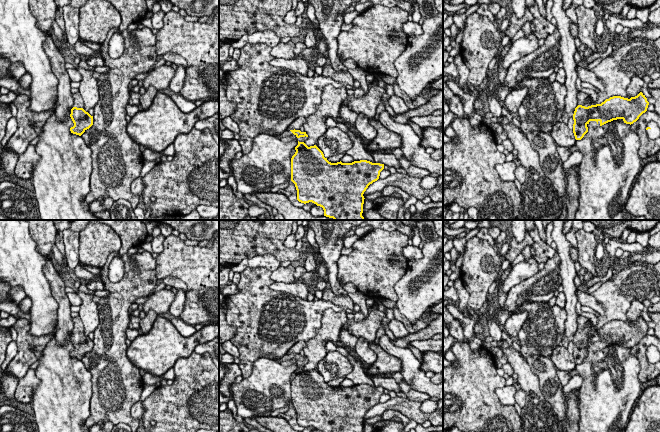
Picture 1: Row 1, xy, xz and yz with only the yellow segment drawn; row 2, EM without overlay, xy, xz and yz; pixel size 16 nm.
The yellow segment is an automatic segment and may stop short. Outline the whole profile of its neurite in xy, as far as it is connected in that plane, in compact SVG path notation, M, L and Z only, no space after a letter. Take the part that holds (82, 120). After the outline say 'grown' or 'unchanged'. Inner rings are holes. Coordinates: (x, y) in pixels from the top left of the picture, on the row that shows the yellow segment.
M72 93L74 107L71 109L70 117L74 126L70 128L71 133L81 136L93 125L93 116L83 109L83 99L80 93Z | grown

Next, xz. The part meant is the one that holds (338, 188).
M290 130L297 138L298 145L291 158L291 181L297 190L297 200L301 203L312 202L324 210L324 216L334 220L365 220L362 216L364 192L370 184L377 181L384 164L367 160L352 163L331 163L316 146L308 147L304 141L308 135L300 130Z | grown

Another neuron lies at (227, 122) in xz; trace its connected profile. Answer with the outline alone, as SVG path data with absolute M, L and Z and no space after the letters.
M226 117L222 119L222 123L227 129L231 130L233 133L239 133L238 124L233 121L231 117Z

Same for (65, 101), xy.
M45 32L45 42L43 44L45 53L47 54L51 69L58 79L57 86L57 107L55 108L55 115L57 121L63 121L67 112L74 107L74 99L71 93L71 80L65 68L65 59L63 54L57 49L53 38Z

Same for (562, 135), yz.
M563 122L555 123L550 134L557 146L572 147L576 143L573 130L570 130Z

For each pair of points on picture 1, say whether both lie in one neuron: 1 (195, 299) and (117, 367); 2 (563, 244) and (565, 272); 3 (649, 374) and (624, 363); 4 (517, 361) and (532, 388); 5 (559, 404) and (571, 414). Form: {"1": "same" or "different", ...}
{"1": "different", "2": "same", "3": "different", "4": "same", "5": "different"}

